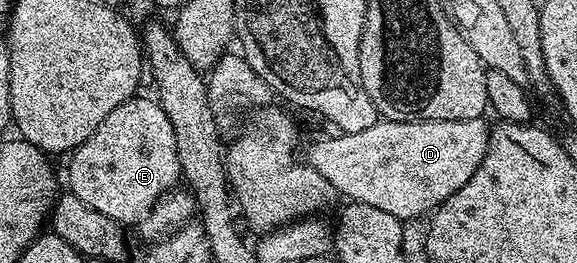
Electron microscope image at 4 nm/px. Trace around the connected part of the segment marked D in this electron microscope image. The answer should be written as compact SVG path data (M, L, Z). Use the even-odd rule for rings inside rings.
M483 116L466 119L431 119L430 122L390 122L377 120L360 133L324 137L308 149L306 162L334 185L337 194L351 202L373 205L394 218L409 221L429 214L466 185L485 159L491 143L491 126Z

